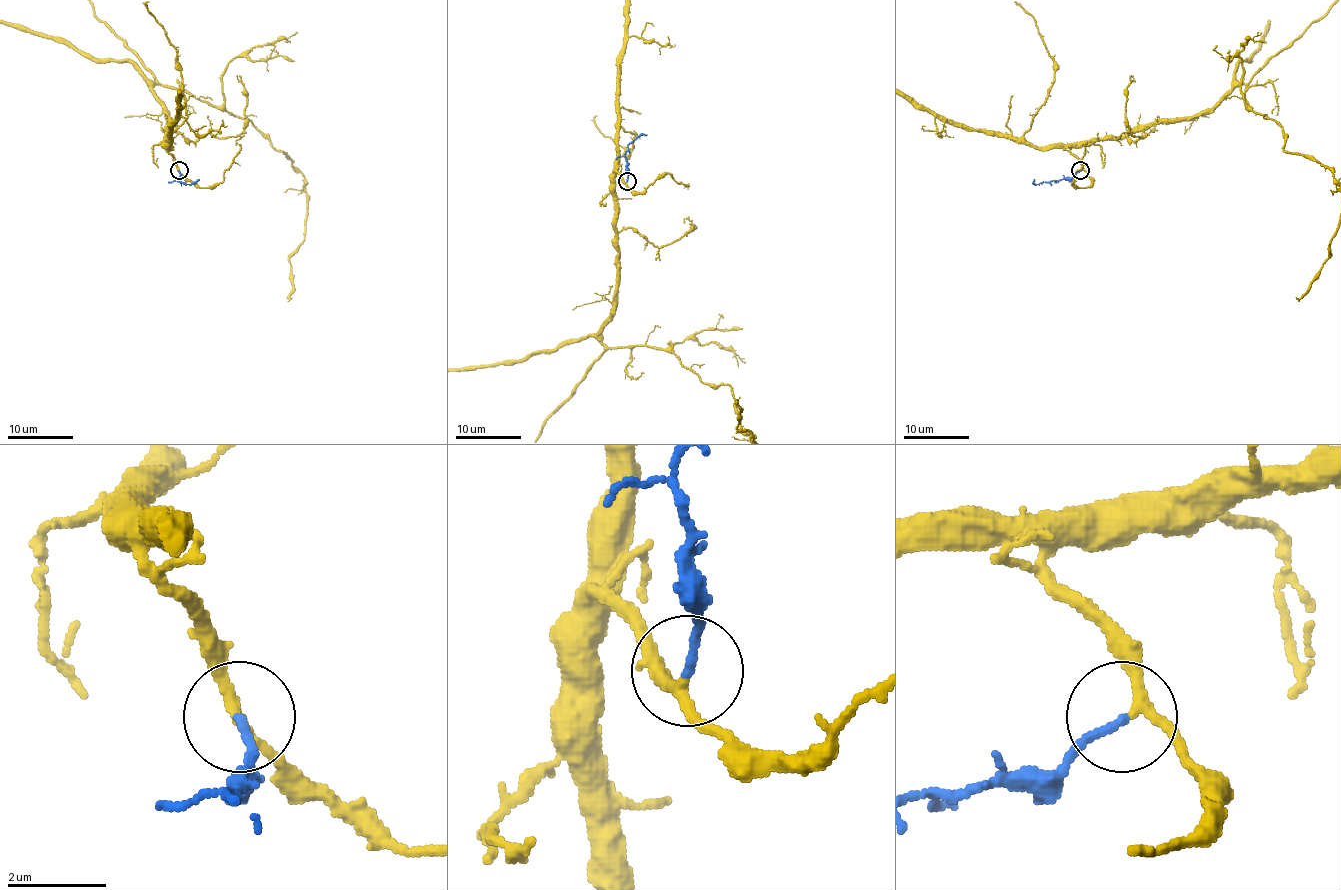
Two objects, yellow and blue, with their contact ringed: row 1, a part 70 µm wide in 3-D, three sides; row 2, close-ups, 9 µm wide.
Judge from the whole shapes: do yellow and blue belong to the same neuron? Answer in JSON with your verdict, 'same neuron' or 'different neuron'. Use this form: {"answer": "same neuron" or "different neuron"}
{"answer": "same neuron"}

